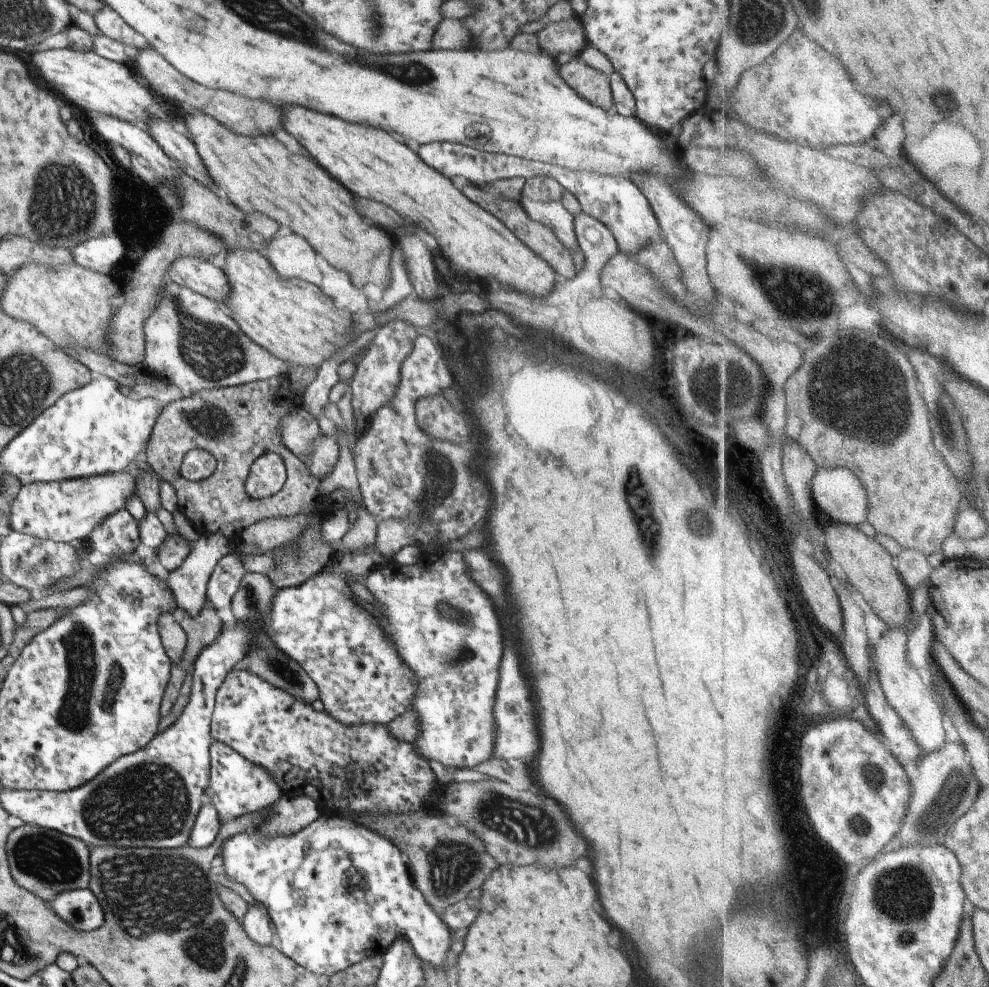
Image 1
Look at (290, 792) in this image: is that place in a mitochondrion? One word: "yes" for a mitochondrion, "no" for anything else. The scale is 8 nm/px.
no

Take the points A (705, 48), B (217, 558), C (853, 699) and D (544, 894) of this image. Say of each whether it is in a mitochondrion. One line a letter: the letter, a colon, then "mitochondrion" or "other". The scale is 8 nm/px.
A: other
B: other
C: other
D: other

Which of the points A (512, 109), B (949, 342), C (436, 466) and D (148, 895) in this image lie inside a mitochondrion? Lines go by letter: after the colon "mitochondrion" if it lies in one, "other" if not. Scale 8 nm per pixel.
A: other
B: other
C: mitochondrion
D: mitochondrion

